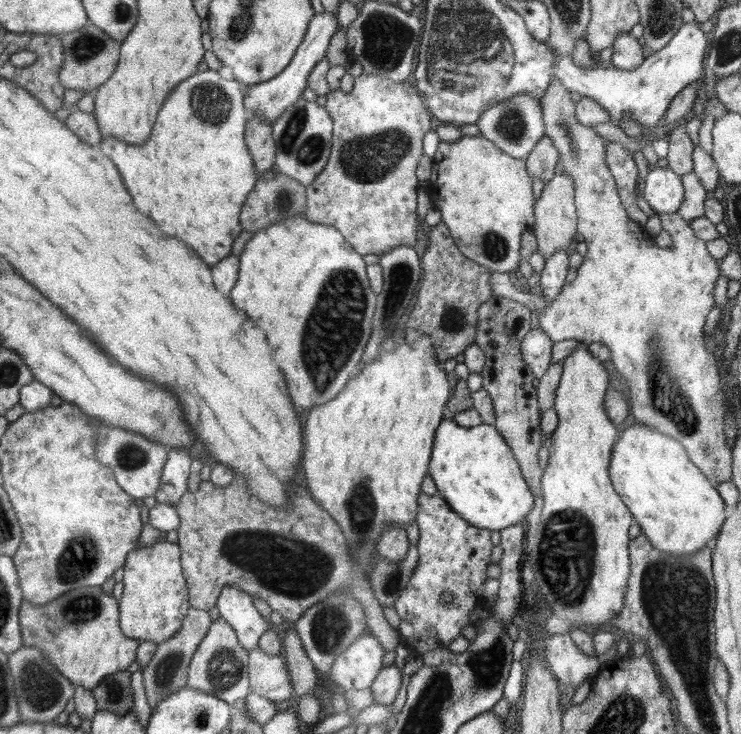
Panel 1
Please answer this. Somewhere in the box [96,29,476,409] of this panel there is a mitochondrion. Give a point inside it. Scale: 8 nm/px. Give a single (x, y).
(323, 346)

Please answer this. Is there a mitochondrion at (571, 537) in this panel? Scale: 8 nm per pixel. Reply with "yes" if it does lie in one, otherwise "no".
yes

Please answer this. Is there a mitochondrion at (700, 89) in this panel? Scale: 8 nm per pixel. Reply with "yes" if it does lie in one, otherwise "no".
no

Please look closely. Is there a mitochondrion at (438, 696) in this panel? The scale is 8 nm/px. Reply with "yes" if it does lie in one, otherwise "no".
yes

